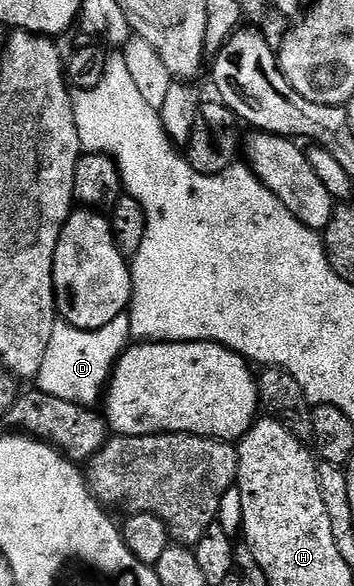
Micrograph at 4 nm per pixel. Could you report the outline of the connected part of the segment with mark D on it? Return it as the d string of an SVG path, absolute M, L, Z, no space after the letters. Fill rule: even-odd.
M128 315L115 318L115 322L107 322L107 326L90 332L58 322L55 330L51 330L51 343L47 346L47 354L43 354L36 387L55 398L67 398L67 402L96 405L106 391L114 364L130 340Z

